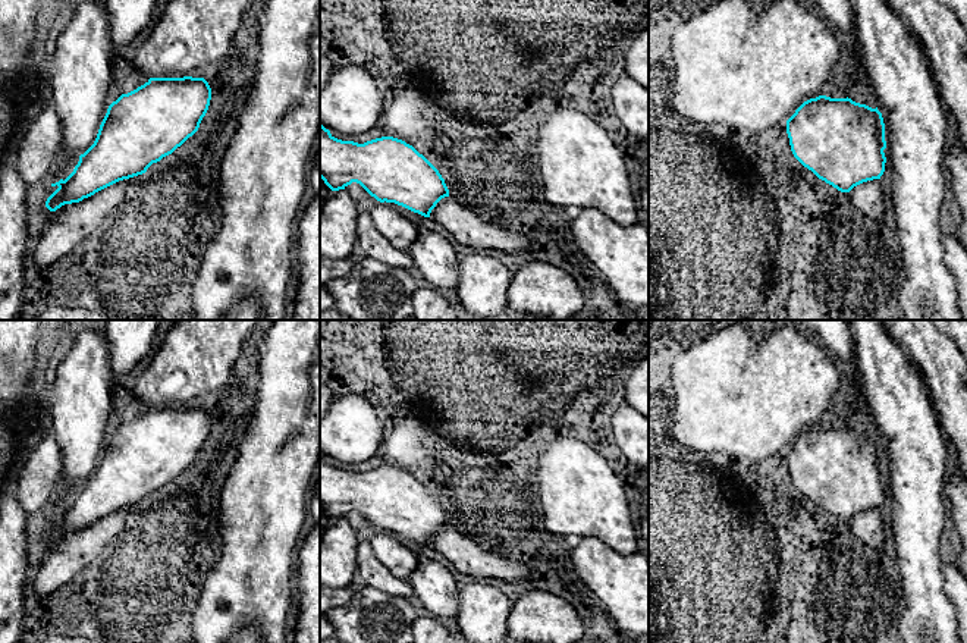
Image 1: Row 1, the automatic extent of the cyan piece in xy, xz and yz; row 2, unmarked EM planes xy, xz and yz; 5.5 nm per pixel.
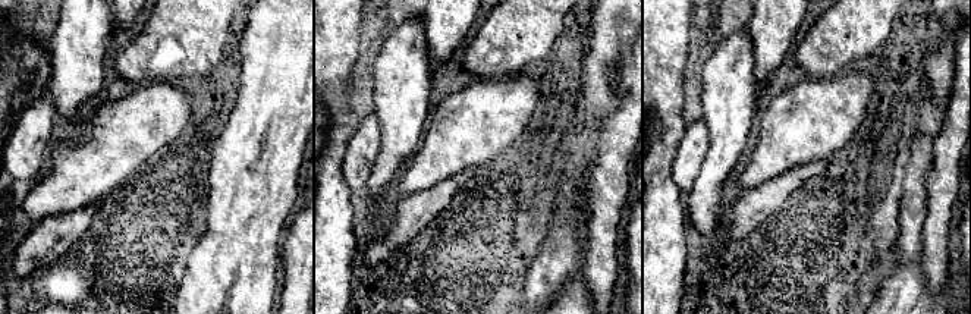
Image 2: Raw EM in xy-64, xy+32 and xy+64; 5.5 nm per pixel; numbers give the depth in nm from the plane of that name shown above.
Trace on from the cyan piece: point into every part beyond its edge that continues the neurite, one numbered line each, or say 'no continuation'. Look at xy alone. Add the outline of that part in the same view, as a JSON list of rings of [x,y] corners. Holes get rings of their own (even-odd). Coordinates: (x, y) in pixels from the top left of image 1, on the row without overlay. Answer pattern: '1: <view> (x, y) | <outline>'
1: xy (71, 554) | [[[142,504],[119,509],[79,531],[60,537],[38,568],[34,578],[35,593],[51,595],[69,583],[125,528],[131,511]]]

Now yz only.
1: yz (867, 526) | [[[879,508],[863,511],[850,520],[853,534],[864,545],[882,549],[885,545],[883,517]]]

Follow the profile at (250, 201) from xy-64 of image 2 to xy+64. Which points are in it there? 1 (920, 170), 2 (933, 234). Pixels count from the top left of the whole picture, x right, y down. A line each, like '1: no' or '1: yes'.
1: no
2: yes

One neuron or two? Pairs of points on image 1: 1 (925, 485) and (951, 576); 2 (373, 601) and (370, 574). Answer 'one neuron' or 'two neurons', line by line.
1: two neurons
2: two neurons

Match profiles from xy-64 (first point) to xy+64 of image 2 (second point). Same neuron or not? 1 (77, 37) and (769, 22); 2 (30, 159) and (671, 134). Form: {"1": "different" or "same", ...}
{"1": "different", "2": "different"}

